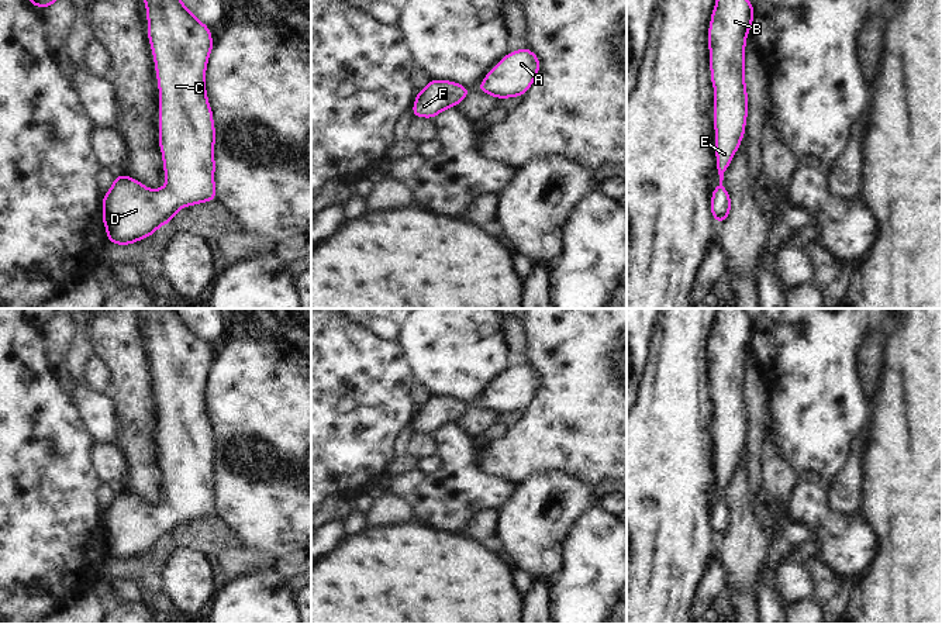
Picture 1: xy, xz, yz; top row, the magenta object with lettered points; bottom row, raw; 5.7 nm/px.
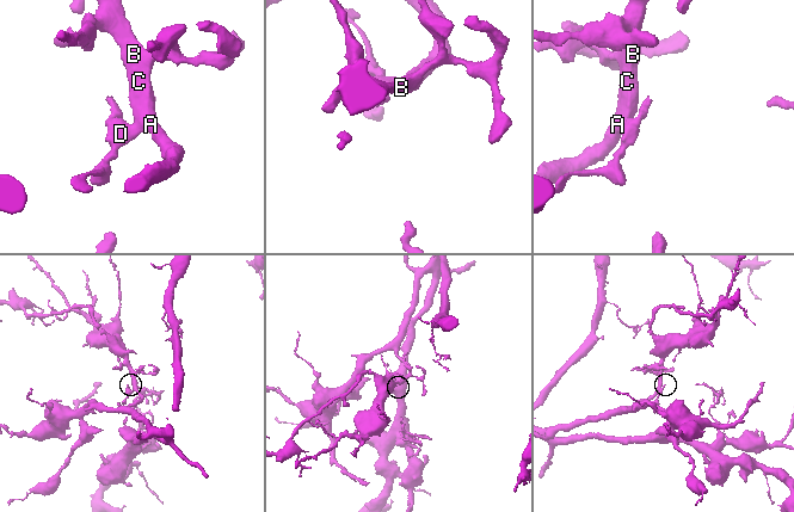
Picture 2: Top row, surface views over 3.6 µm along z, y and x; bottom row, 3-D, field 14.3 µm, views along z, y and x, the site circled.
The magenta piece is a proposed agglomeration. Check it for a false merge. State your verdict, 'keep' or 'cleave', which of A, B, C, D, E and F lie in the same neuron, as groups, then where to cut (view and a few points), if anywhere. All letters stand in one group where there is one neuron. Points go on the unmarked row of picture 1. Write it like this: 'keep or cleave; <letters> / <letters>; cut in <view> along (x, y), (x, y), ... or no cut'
keep; A B C D E F; no cut

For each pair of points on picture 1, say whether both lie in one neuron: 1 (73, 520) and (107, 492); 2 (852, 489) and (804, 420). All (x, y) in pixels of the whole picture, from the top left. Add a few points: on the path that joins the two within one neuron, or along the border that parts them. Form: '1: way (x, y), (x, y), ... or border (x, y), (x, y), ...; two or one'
1: border (102, 482), (97, 490), (97, 503), (103, 512); two
2: border (853, 440), (845, 465), (831, 479); two

